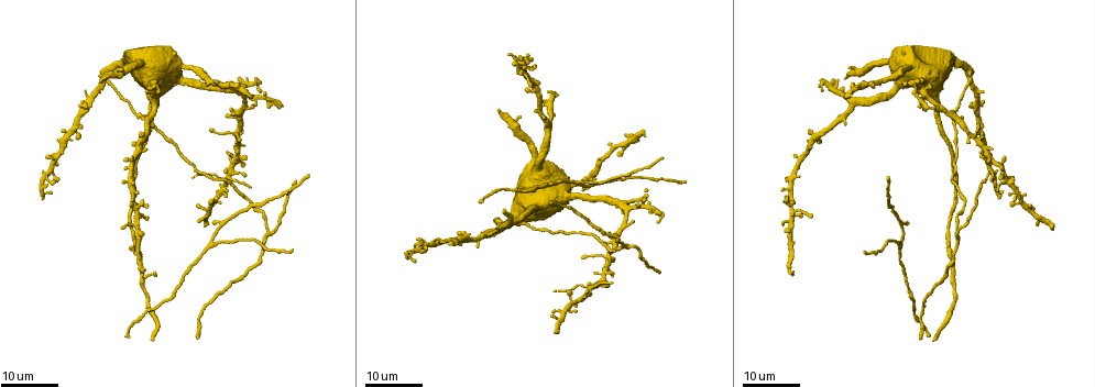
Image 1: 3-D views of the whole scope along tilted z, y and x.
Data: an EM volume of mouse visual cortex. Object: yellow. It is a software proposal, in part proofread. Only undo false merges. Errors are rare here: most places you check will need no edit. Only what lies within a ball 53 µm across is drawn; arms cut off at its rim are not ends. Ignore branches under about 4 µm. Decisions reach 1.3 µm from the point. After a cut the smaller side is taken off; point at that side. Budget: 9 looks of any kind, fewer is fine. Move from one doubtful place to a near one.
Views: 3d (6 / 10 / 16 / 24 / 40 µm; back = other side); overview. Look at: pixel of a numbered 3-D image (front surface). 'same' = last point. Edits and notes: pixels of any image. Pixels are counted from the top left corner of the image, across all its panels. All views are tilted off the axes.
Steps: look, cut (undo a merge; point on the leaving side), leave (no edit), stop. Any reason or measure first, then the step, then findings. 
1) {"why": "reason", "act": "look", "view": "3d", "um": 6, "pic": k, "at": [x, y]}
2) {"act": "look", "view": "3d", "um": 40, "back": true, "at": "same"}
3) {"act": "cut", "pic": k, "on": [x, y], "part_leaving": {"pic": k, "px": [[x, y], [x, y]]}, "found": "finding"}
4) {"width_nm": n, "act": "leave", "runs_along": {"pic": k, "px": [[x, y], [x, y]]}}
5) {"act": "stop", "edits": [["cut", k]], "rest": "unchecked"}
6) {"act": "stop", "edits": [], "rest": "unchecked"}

{"why": "a fork", "act": "look", "view": "3d", "um": 16, "pic": 1, "at": [213, 244]}

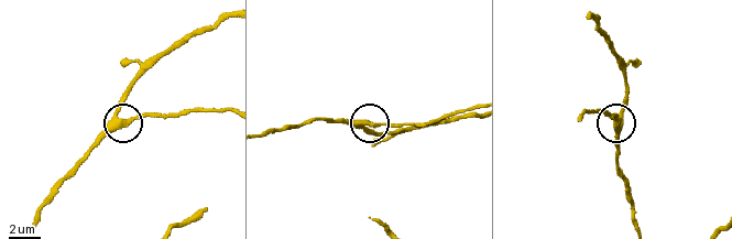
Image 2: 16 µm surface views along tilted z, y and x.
{"why": "zoom in", "act": "look", "view": "3d", "um": 10, "pic": 2, "at": [371, 124]}

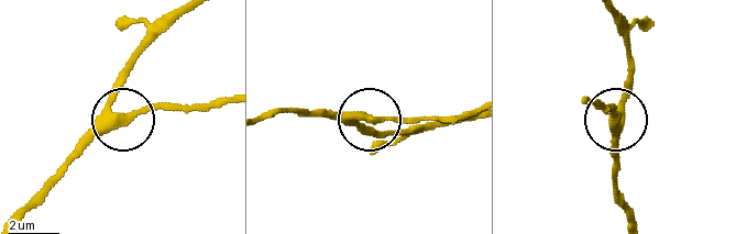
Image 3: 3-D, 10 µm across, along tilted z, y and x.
{"width_nm": 340, "act": "leave", "runs_along": {"pic": 3, "px": [[19, 219], [99, 136], [124, 120], [150, 112], [185, 112]]}, "found": "continuous, no second cell"}

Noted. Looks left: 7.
{"why": "a fork", "act": "look", "view": "3d", "um": 16, "pic": 1, "at": [633, 245]}

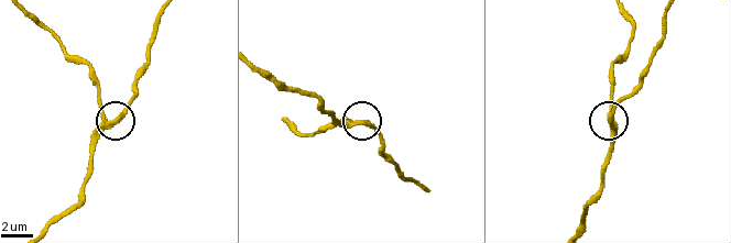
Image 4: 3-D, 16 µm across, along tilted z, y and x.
{"act": "look", "view": "3d", "um": 10, "pic": 4, "at": [610, 120]}

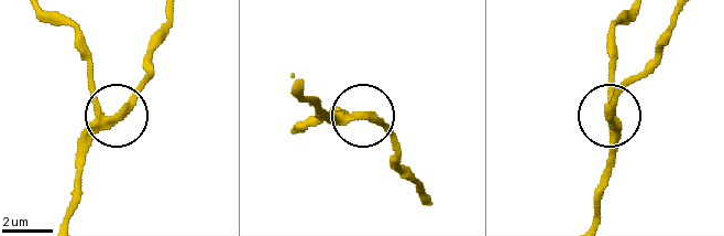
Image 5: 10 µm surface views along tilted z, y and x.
{"width_nm": 280, "act": "leave", "runs_along": {"pic": 5, "px": [[299, 122], [363, 117], [395, 146]]}, "found": "continuous, no second cell"}

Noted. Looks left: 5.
{"why": "thin arm on a thick one", "act": "look", "view": "3d", "um": 24, "pic": 1, "at": [608, 255]}

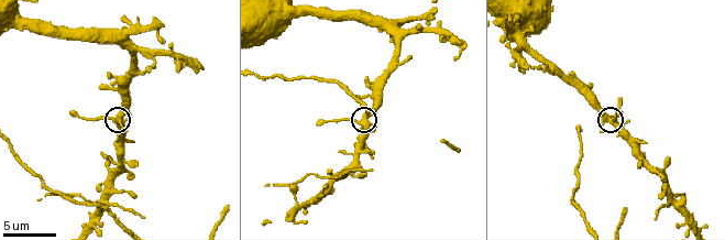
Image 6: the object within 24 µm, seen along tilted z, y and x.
{"why": "closer look", "act": "look", "view": "3d", "um": 10, "pic": 6, "at": [359, 121]}

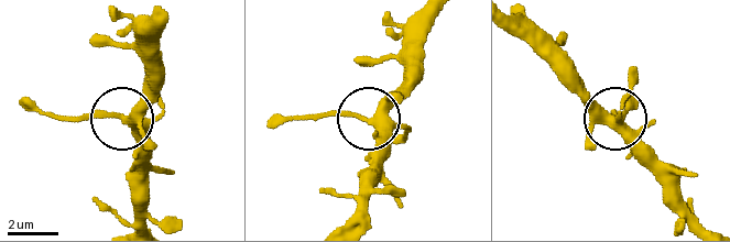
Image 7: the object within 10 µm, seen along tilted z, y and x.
{"act": "leave", "runs_along": {"pic": 7, "px": [[164, 20], [159, 69], [129, 112], [117, 119], [50, 118]]}, "found": "continuous, no second cell"}

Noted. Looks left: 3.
{"why": "thin arm on a thick one", "act": "look", "view": "3d", "um": 10, "pic": 6, "at": [328, 181]}

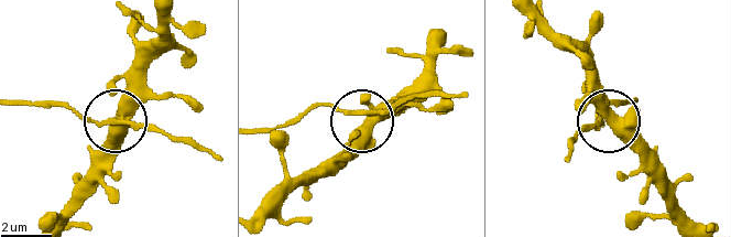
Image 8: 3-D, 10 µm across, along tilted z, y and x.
{"act": "look", "view": "3d", "um": 10, "back": true, "pic": 8, "at": [610, 119]}

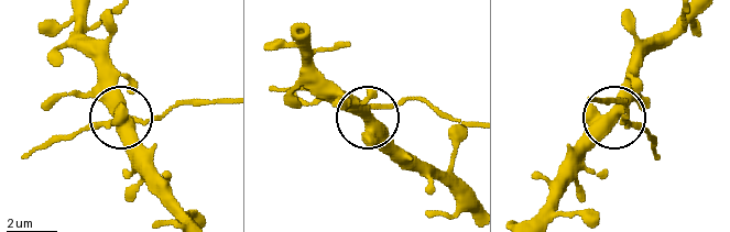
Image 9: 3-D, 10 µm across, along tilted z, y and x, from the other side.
{"act": "cut", "pic": 9, "on": [161, 119], "part_leaving": {"pic": 9, "px": [[371, 106], [423, 99], [467, 122]]}, "found": "two cells meet here"}

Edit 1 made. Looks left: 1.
{"act": "stop", "edits": [["cut", 9]], "rest": "unchecked"}

